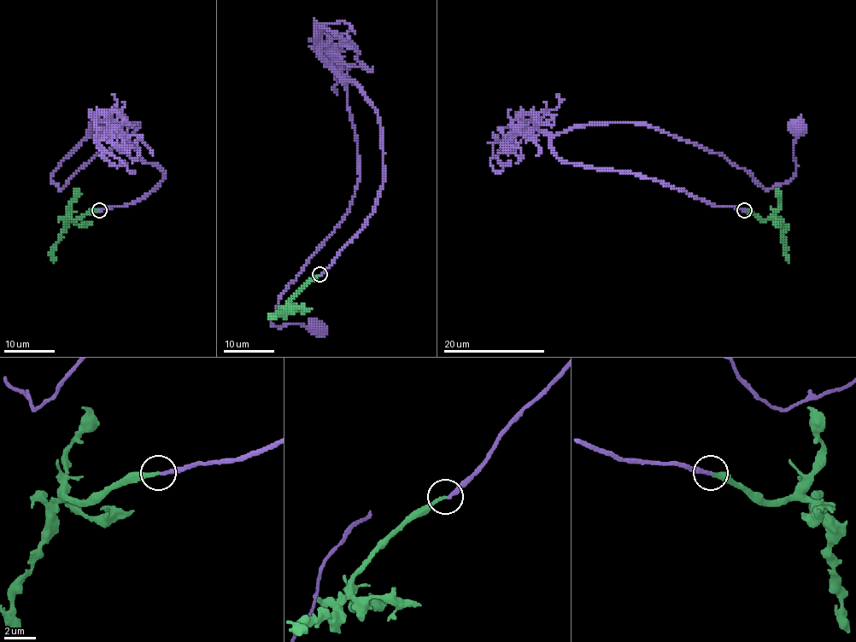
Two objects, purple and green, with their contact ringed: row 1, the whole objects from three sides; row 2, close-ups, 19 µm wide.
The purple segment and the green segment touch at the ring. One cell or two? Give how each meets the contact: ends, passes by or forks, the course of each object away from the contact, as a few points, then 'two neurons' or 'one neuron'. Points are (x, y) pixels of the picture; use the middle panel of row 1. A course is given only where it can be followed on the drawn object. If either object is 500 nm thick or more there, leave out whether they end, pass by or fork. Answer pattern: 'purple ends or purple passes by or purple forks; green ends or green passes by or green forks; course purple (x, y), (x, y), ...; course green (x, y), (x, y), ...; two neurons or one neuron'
purple ends; green ends; course purple (319, 275), (384, 183), (378, 113), (354, 83), (345, 85), (360, 179), (350, 207), (270, 322), (317, 328); course green (319, 275), (309, 280), (284, 312), (277, 313), (272, 319); one neuron

